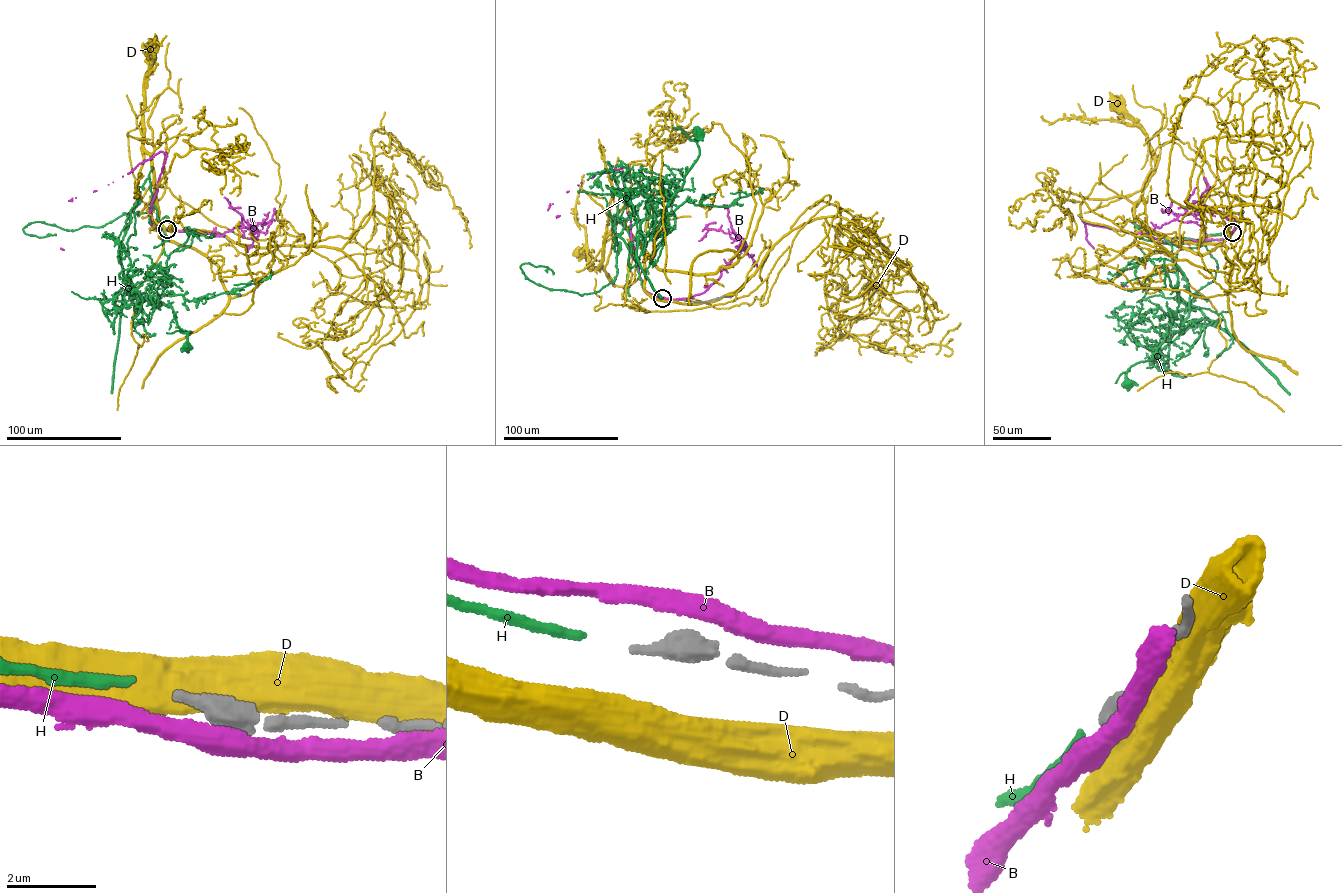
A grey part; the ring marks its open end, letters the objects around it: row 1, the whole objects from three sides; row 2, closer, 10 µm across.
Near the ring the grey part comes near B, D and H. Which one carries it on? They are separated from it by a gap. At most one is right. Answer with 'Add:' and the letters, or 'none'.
Add: H

